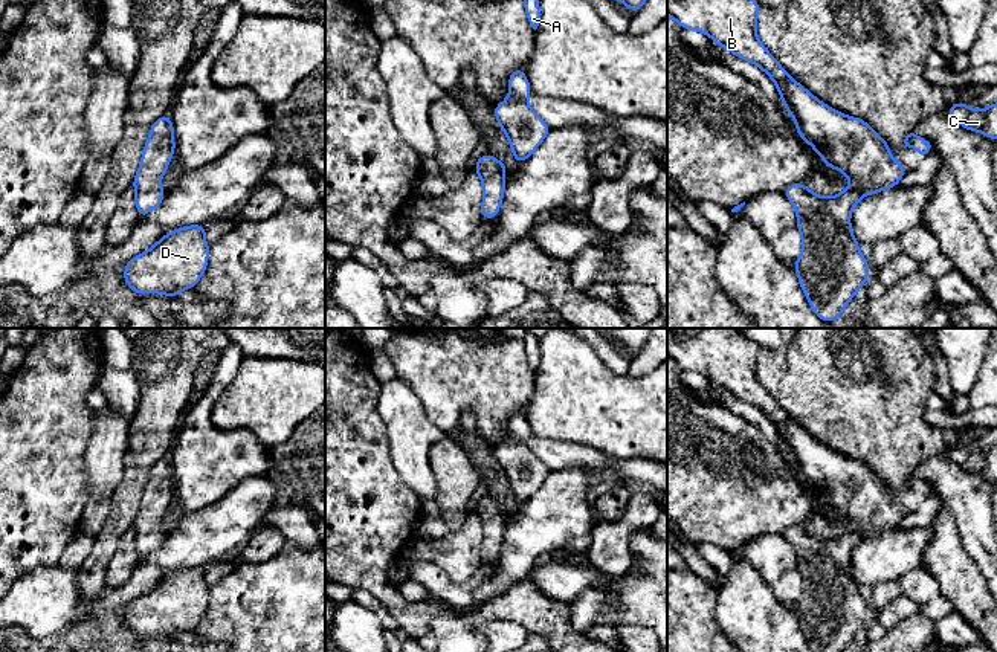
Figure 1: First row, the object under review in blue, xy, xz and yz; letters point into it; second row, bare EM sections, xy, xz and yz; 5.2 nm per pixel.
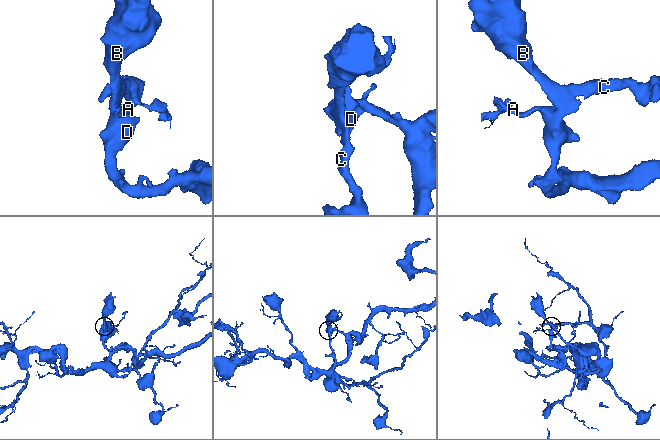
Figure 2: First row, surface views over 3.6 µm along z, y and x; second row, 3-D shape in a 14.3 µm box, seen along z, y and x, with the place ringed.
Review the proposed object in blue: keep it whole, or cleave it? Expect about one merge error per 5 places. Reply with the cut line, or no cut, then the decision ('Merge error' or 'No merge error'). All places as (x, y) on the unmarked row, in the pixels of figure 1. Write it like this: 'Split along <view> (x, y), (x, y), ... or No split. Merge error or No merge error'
No split. No merge error

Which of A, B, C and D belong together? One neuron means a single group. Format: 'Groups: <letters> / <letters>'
Groups: A B C D

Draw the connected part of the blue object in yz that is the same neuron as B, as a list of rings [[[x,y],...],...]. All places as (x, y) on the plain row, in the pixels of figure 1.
[[[667,328],[667,357],[682,371],[701,373],[721,389],[759,408],[777,428],[785,450],[797,466],[799,479],[818,495],[828,510],[840,512],[852,524],[835,539],[821,539],[808,531],[805,525],[792,525],[783,531],[795,550],[797,571],[803,585],[800,599],[794,605],[800,631],[806,637],[811,652],[843,652],[864,629],[870,614],[852,576],[849,560],[853,548],[864,537],[899,527],[908,512],[893,502],[889,486],[866,463],[846,458],[823,446],[788,417],[756,377],[759,356],[759,345],[748,339],[740,328]]]

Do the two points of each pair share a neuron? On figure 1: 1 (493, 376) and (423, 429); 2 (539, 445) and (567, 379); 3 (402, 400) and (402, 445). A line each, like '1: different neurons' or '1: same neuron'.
1: different neurons
2: different neurons
3: same neuron

